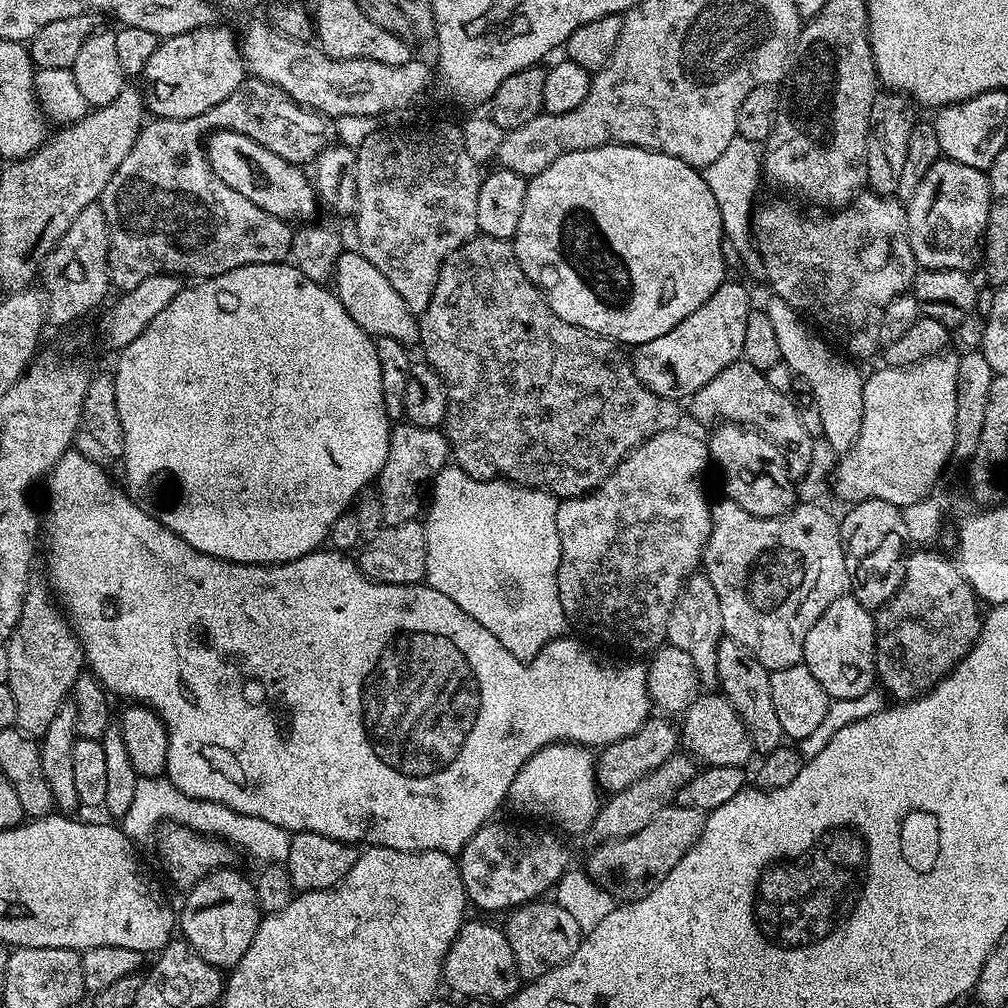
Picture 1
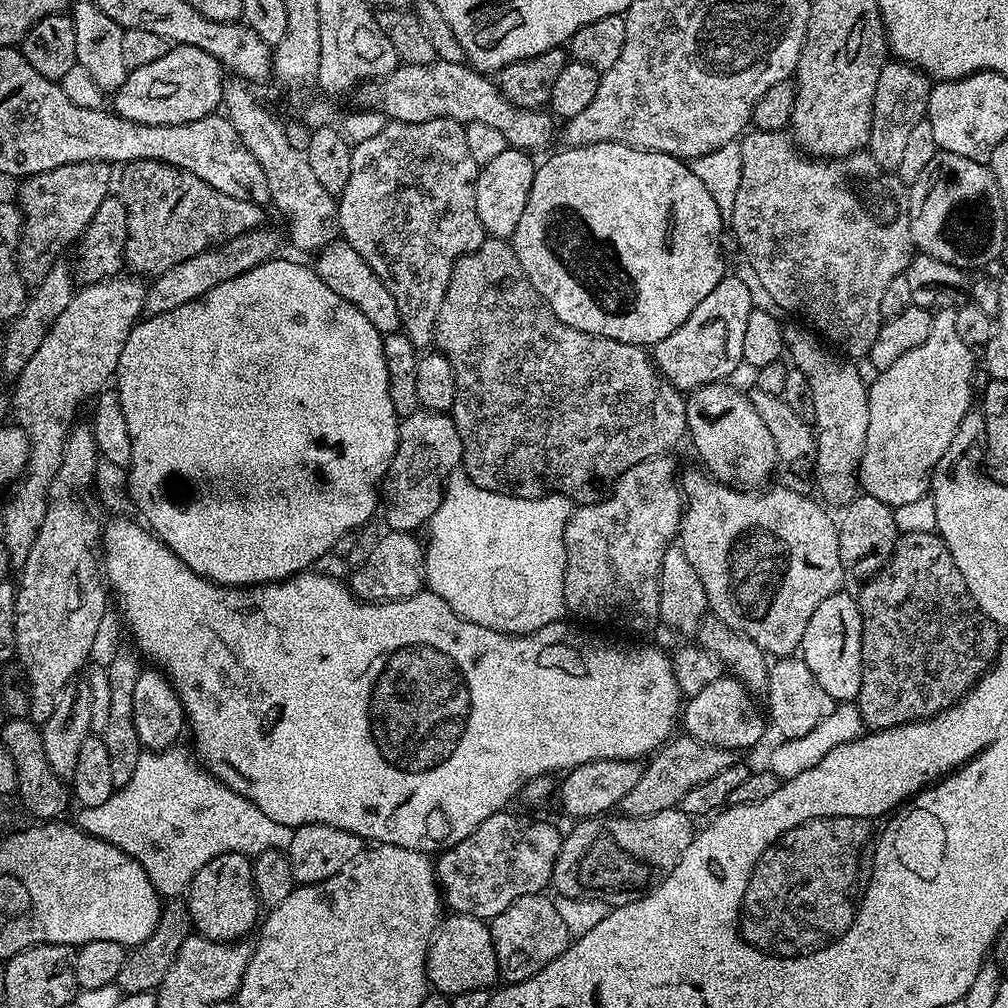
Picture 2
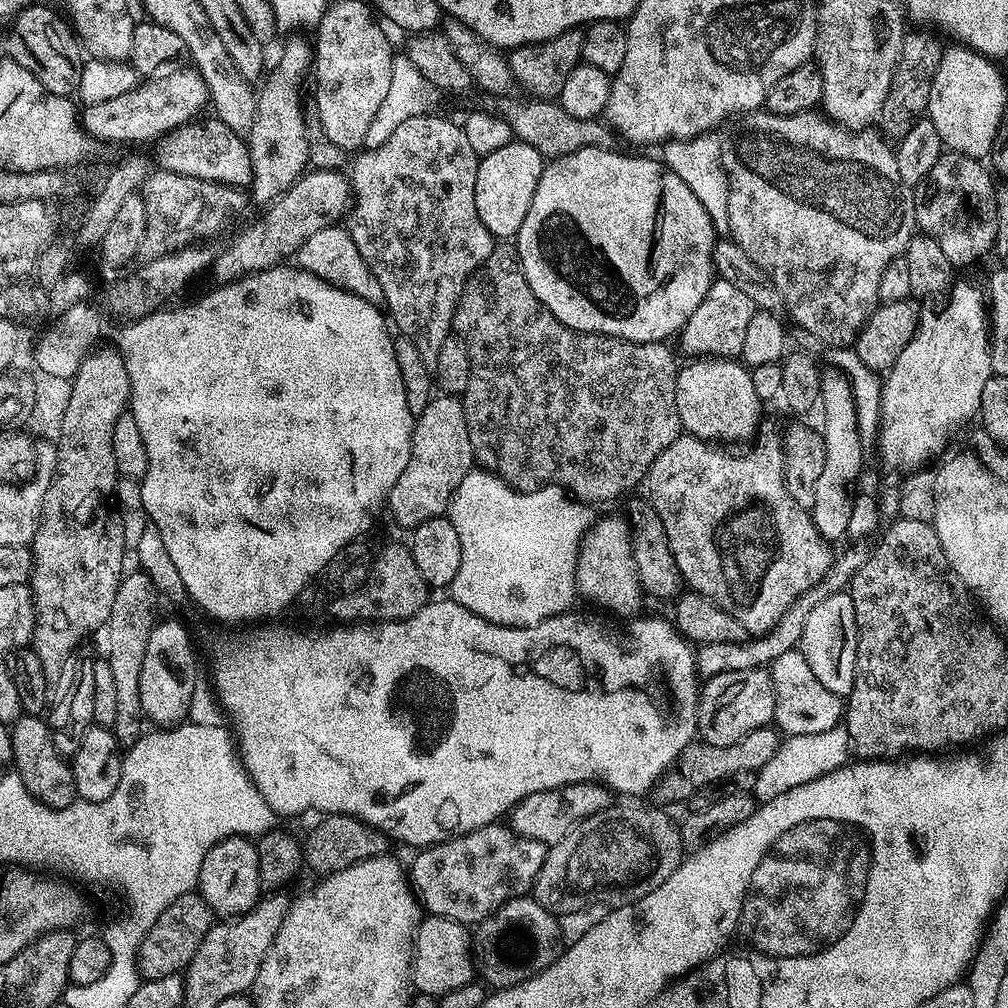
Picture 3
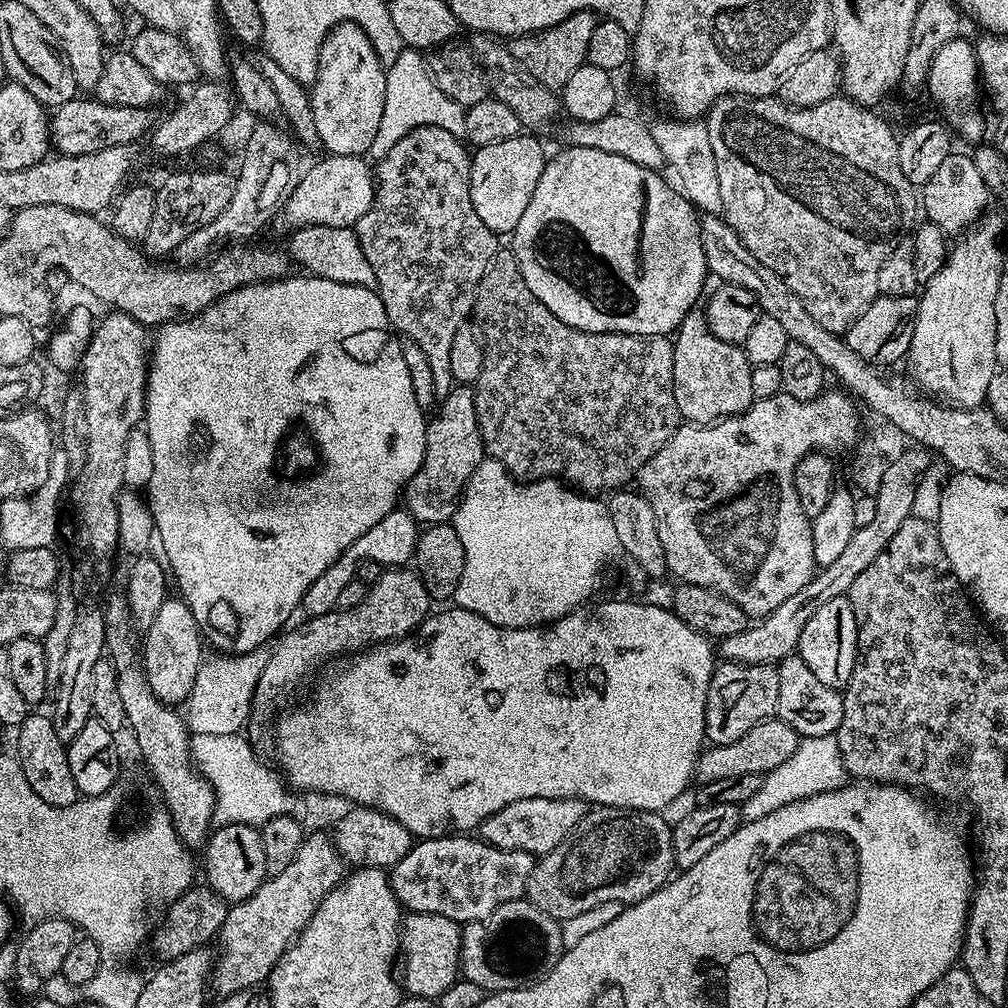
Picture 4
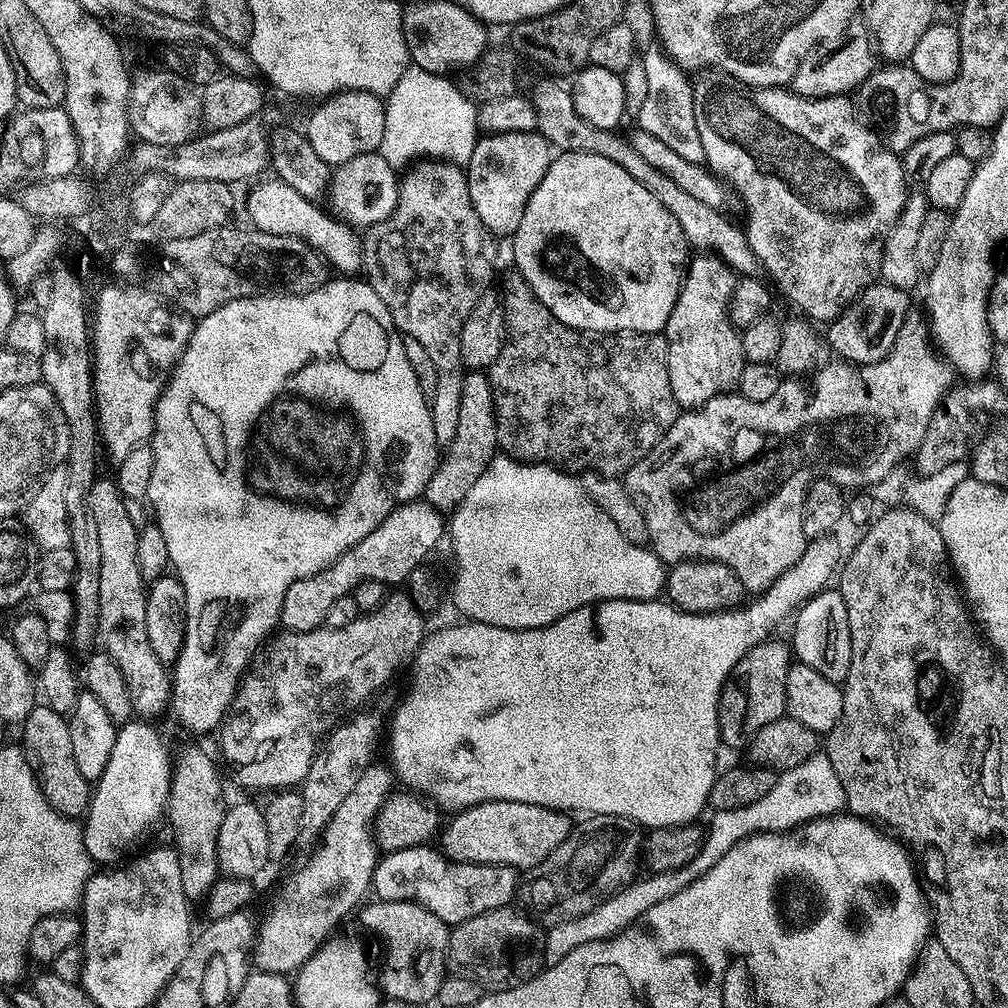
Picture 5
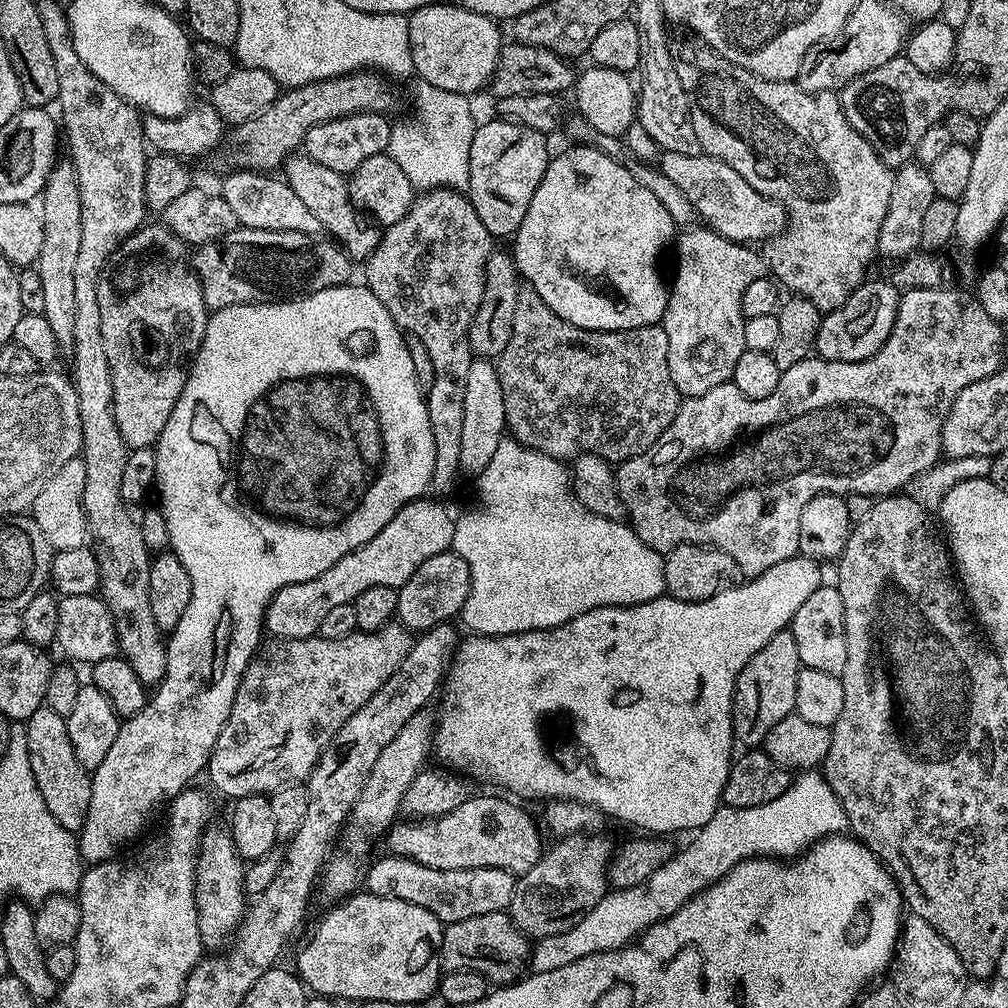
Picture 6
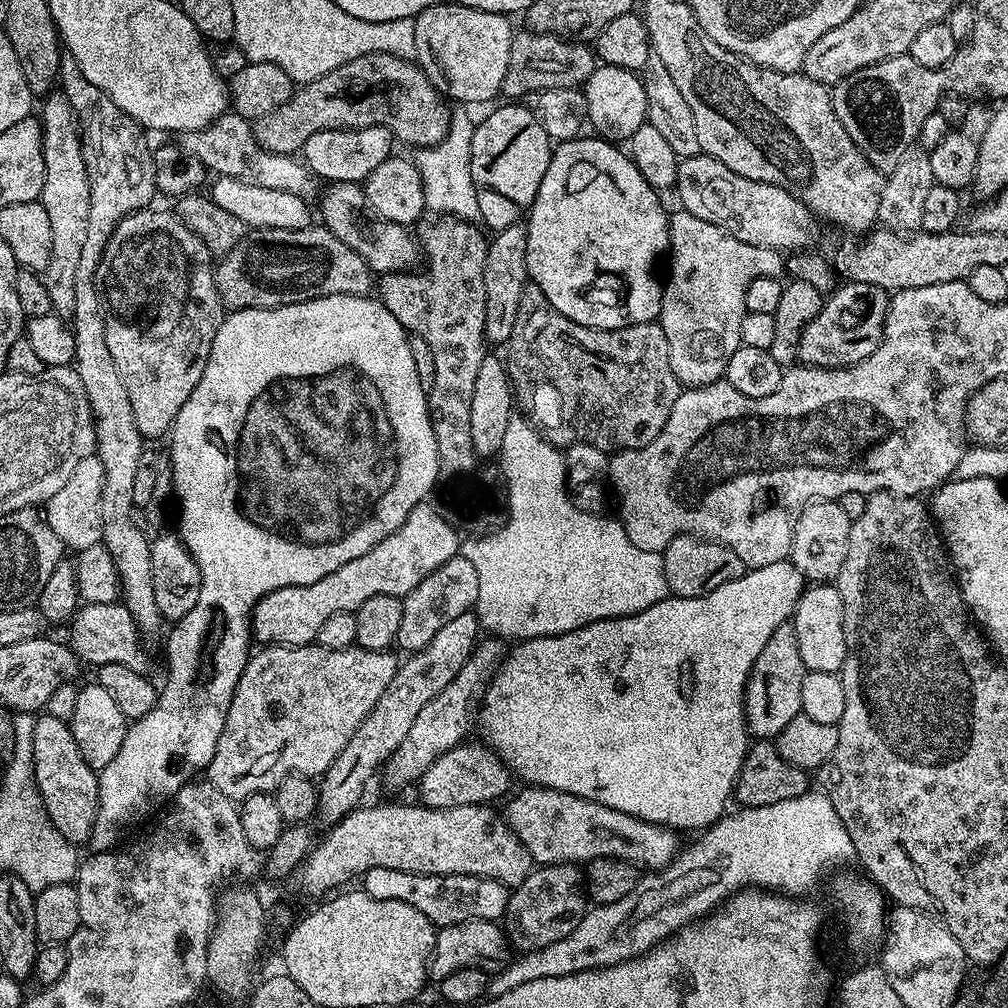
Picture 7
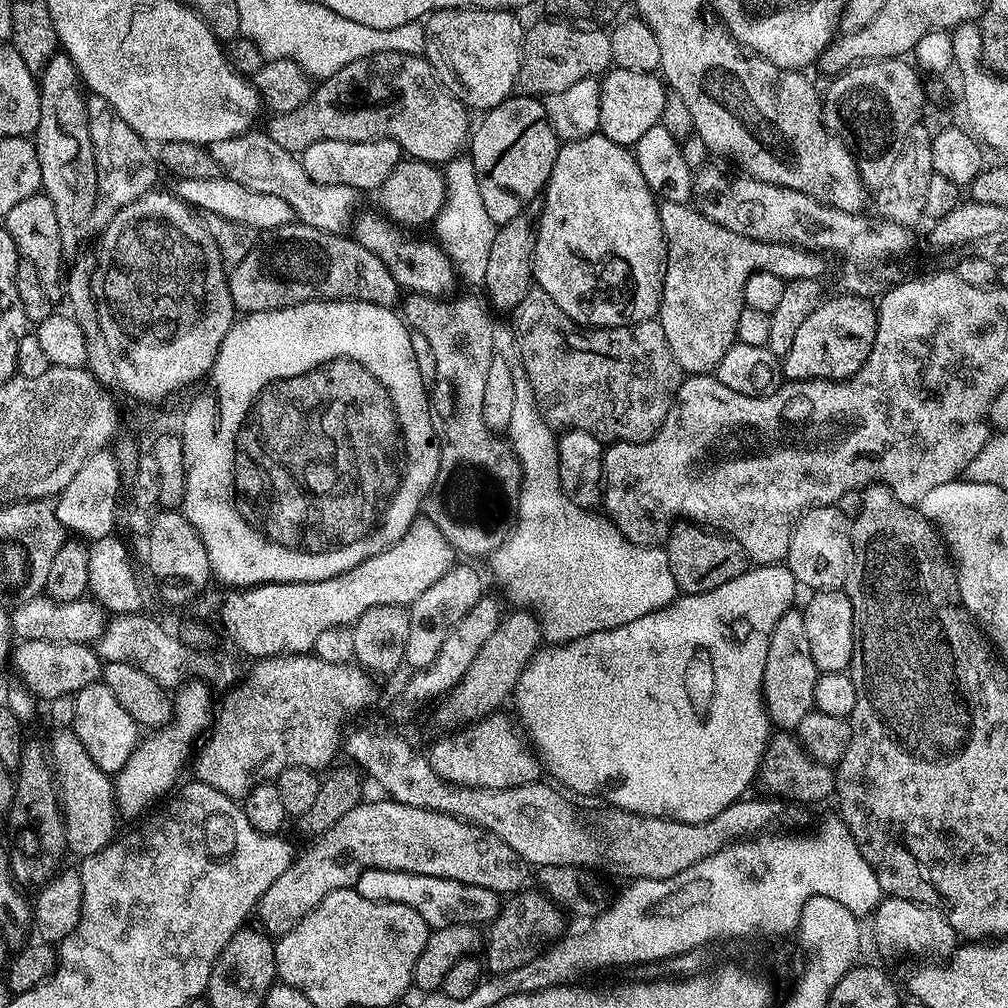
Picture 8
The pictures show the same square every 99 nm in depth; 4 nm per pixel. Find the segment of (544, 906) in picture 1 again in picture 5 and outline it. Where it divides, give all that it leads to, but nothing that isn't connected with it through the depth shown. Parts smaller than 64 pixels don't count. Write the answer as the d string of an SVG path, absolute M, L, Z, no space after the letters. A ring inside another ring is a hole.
M514 909L490 910L455 925L448 934L448 968L455 975L478 982L488 992L522 986L522 982L543 972L545 929L531 915Z

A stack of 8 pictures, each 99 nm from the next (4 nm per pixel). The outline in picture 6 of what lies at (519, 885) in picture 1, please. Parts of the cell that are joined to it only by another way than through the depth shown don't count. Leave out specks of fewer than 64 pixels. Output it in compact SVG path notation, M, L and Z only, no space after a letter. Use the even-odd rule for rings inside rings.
M384 854L381 860L376 860L372 865L366 868L366 888L367 891L373 892L376 896L382 898L398 898L402 902L414 902L414 906L422 906L422 910L430 910L430 914L434 914L440 919L440 923L447 926L454 922L462 922L466 918L478 918L478 914L494 914L502 912L512 907L512 899L514 898L514 890L516 889L517 877L506 870L498 870L497 868L475 868L474 870L434 870L434 866L422 866L418 862L414 862L405 856L393 856Z

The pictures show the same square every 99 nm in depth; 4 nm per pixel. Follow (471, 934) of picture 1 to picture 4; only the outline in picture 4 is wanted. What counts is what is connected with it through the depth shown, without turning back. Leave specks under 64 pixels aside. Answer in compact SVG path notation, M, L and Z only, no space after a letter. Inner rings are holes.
M408 912L402 920L402 988L408 996L421 996L435 1001L461 975L460 934L462 928L455 920L438 914Z

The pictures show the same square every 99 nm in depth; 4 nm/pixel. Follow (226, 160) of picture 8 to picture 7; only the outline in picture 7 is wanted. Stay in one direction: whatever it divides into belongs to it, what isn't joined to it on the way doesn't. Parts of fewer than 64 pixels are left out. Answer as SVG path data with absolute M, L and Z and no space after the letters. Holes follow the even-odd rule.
M228 112L215 123L183 137L183 147L204 163L205 169L216 176L238 178L250 186L266 186L266 190L286 190L286 194L307 197L314 183L307 167L295 155L283 156L266 150L256 140L253 125L243 116Z

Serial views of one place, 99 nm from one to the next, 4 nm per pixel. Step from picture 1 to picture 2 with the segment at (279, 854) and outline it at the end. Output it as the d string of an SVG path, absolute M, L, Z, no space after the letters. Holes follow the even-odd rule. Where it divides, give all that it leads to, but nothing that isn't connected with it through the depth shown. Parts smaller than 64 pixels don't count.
M181 746L166 748L161 752L141 751L138 766L134 770L132 780L126 782L124 788L113 791L102 806L80 808L74 817L76 827L97 836L107 844L122 849L130 858L134 858L146 870L150 882L164 898L176 898L187 893L194 874L210 862L210 858L218 858L218 854L237 852L243 856L254 858L265 850L284 852L288 846L290 830L284 824L274 822L274 818L266 818L254 802L242 798L230 786L226 786L218 778L208 773L207 768L198 763L197 757Z

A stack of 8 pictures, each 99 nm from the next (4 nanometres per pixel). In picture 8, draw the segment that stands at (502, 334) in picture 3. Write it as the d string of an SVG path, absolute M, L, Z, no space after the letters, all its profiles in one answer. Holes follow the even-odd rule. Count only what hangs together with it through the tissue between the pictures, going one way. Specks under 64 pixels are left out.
M533 286L526 294L523 302L511 313L510 327L516 333L520 357L524 363L526 374L532 383L532 389L536 395L540 412L544 415L544 419L557 429L567 430L569 428L577 428L578 430L586 430L586 434L594 434L594 438L598 438L602 442L634 442L635 444L641 444L643 440L654 438L654 434L658 434L662 422L666 422L666 414L670 414L672 403L676 401L676 395L680 389L682 373L678 362L674 358L674 354L670 350L670 342L666 342L666 330L662 330L659 319L653 318L651 320L643 320L637 324L626 324L623 328L589 327L587 330L582 330L581 325L575 324L552 301L550 294L546 294L540 288Z

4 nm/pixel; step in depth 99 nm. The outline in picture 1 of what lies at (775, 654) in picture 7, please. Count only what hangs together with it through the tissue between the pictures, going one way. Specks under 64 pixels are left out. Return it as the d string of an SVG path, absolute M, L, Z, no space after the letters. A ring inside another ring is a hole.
M702 694L682 713L678 724L678 740L683 751L701 765L734 766L744 768L747 760L754 756L754 749L742 718L734 706L722 694Z

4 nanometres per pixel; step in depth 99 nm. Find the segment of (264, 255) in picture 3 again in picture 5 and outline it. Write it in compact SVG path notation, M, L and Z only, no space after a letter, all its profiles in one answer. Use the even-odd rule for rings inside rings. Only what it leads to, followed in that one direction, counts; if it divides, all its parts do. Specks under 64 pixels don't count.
M377 151L358 154L358 158L350 158L350 162L335 165L326 187L327 207L336 219L343 220L357 230L367 230L392 213L399 193L397 169L392 168Z

